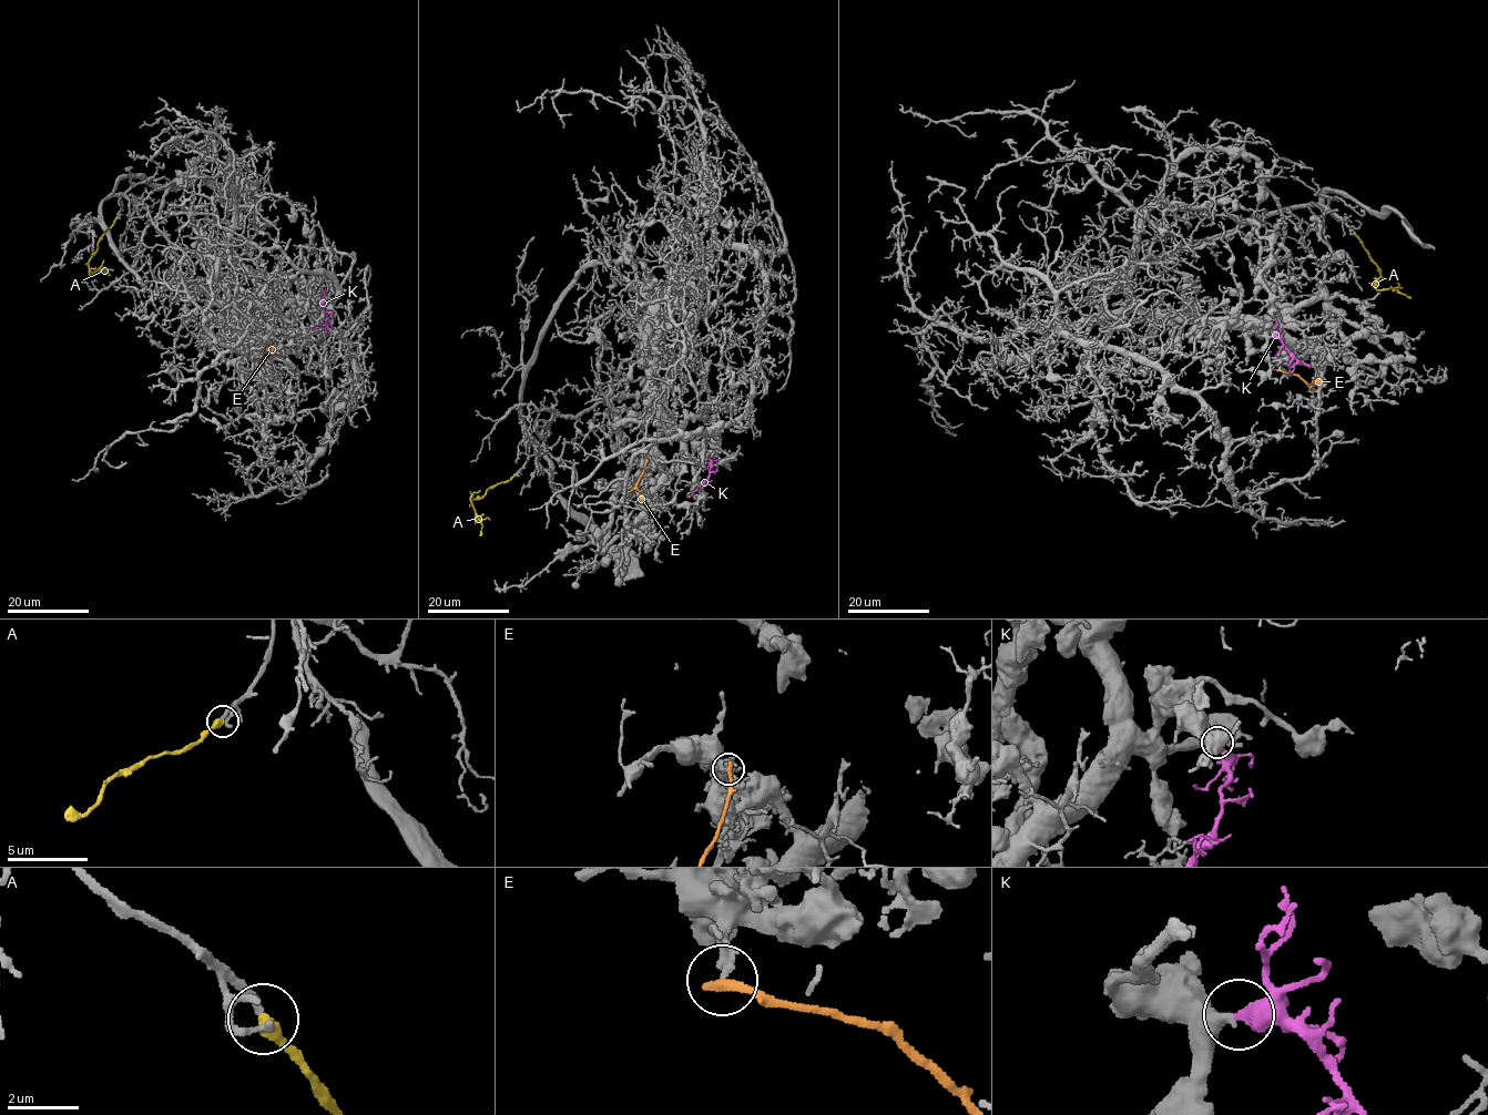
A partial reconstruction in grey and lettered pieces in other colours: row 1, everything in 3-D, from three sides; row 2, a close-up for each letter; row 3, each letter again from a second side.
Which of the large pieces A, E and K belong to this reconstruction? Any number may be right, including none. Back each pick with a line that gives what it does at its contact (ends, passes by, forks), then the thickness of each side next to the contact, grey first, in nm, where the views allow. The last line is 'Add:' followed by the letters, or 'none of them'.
A: it ends there; 240 nm thick on the grey side, 360 nm on the other
K: it ends there; 280 nm thick on the grey side, 400 nm on the other
Add: A, K

